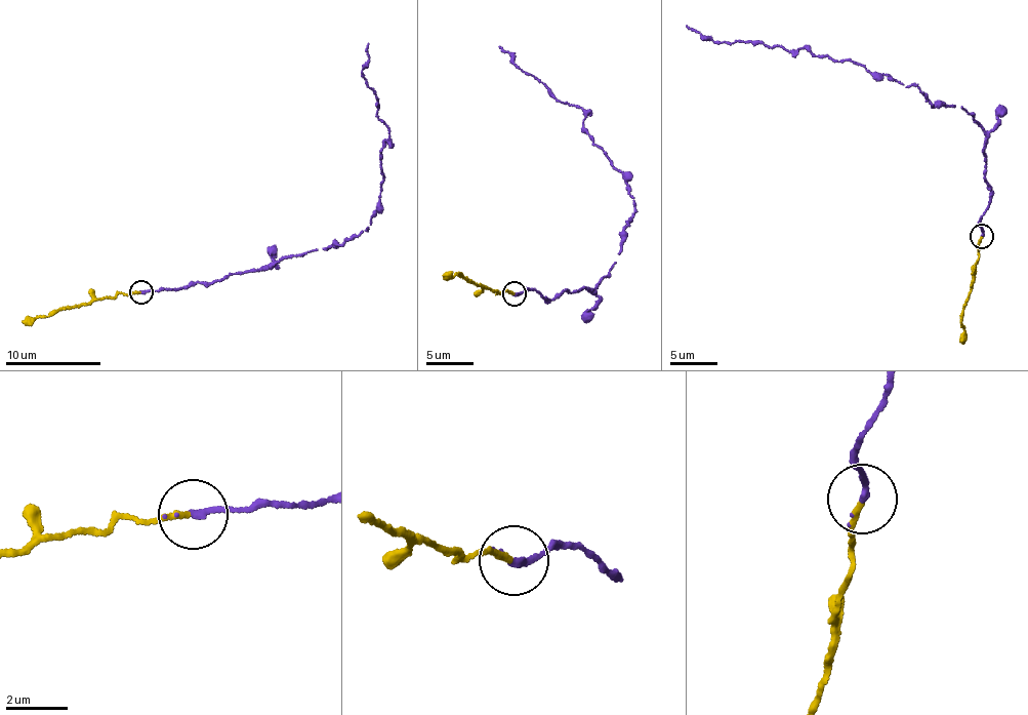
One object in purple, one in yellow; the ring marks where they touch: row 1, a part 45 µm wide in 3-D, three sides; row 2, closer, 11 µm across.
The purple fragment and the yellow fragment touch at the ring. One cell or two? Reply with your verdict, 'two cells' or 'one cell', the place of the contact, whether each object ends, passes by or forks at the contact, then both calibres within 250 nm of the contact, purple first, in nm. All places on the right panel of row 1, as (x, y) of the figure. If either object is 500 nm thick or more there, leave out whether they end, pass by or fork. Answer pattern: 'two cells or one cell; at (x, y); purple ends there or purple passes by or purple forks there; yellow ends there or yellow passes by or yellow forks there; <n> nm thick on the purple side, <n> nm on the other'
one cell; at (982, 236); purple ends there; yellow ends there; 220 nm thick on the purple side, 180 nm on the other

